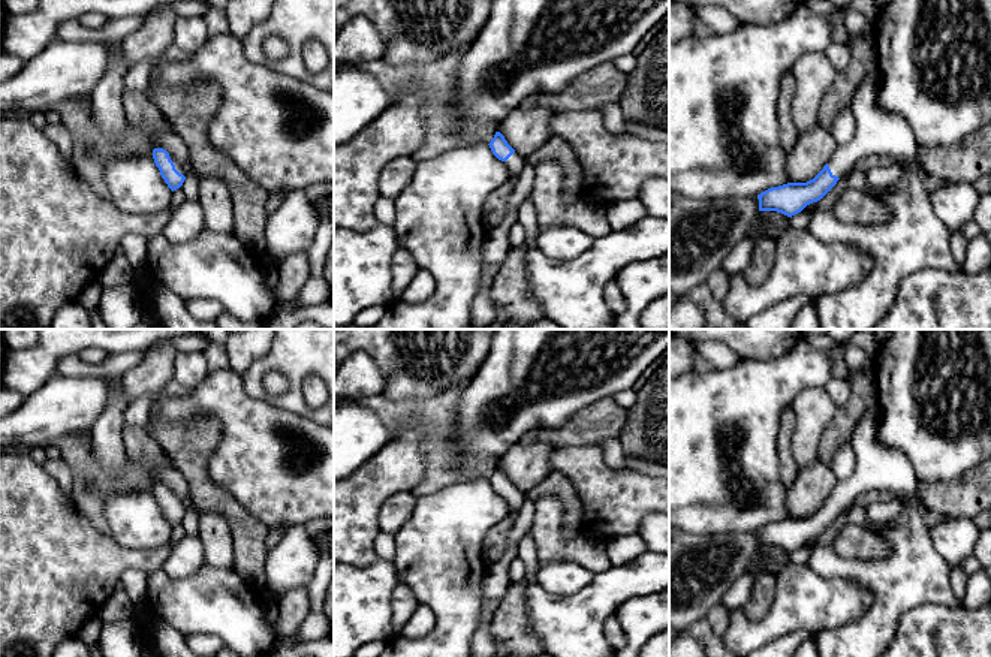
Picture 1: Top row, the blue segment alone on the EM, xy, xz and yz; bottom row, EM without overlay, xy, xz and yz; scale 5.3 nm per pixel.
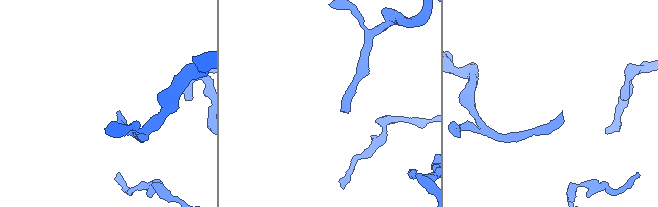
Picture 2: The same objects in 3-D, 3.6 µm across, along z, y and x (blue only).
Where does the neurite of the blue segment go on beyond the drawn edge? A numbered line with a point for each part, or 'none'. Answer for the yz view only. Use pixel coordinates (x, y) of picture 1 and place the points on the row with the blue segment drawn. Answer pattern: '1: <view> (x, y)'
1: yz (879, 132)

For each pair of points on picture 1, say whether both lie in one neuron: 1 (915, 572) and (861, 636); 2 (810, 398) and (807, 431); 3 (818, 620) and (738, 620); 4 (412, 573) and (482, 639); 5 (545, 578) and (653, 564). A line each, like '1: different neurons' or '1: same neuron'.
1: same neuron
2: same neuron
3: same neuron
4: different neurons
5: different neurons

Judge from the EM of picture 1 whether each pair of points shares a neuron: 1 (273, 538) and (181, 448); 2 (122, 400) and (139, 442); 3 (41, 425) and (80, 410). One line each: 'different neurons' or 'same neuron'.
1: different neurons
2: different neurons
3: same neuron

